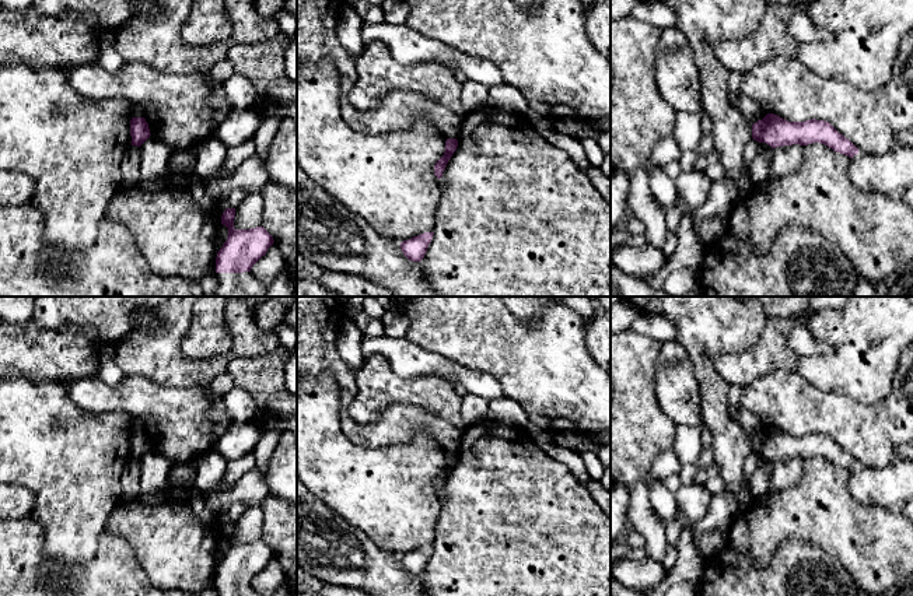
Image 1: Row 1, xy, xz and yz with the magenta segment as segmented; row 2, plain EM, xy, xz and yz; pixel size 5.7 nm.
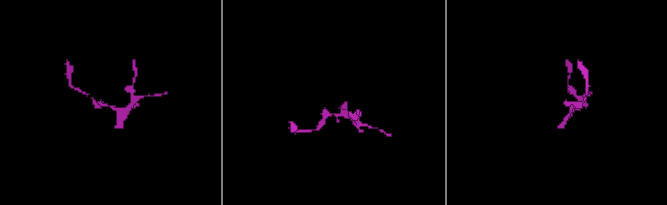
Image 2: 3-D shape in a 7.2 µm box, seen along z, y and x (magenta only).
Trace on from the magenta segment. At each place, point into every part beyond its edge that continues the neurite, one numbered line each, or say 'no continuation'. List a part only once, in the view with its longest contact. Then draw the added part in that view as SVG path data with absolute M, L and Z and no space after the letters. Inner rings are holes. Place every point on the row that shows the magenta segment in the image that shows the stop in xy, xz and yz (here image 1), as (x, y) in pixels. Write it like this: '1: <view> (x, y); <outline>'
1: xy (230, 284); M251 271L216 273L218 287L213 294L202 297L266 297L267 285L259 281Z

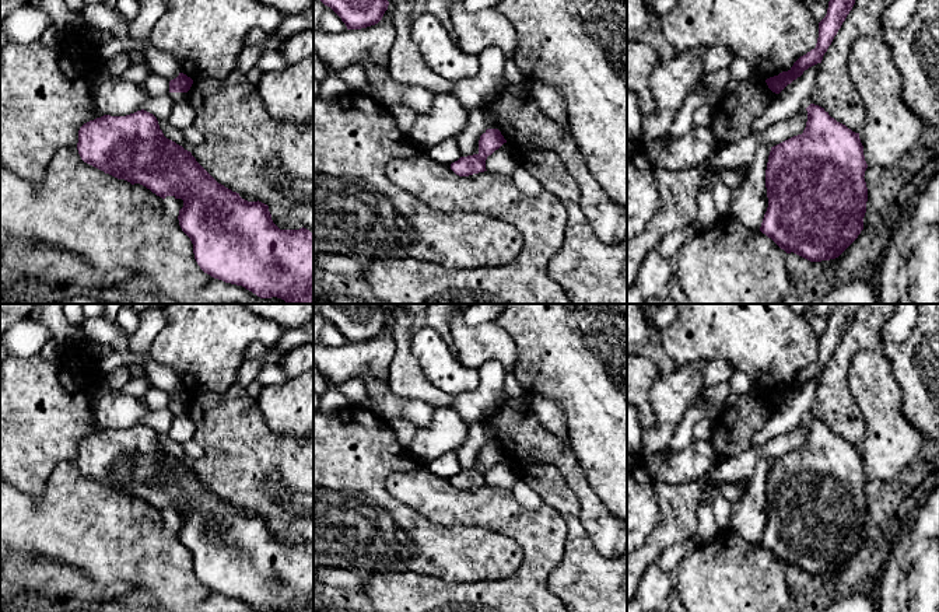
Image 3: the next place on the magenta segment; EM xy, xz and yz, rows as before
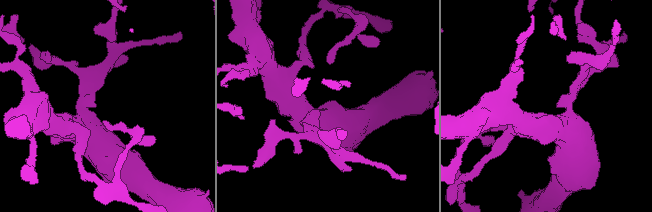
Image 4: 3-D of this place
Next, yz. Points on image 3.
no continuation

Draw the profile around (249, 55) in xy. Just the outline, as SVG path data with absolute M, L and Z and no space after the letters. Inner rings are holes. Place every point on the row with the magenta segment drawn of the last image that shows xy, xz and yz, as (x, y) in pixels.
M270 35L263 43L256 46L243 46L242 52L236 60L236 71L246 74L252 67L255 67L257 59L264 50L277 49L285 38L277 35Z

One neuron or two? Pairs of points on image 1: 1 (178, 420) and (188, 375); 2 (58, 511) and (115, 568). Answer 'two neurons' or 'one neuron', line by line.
1: two neurons
2: two neurons

